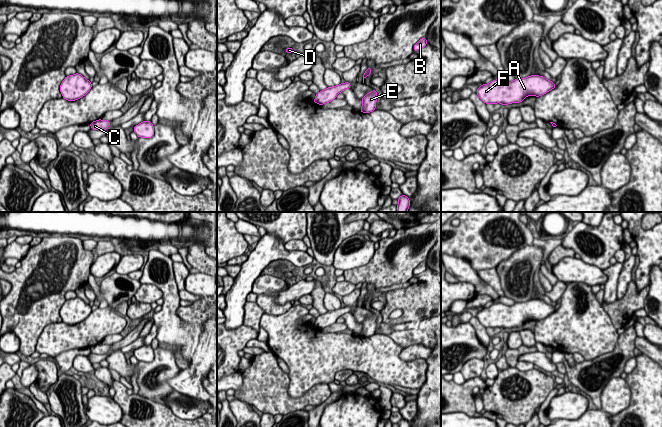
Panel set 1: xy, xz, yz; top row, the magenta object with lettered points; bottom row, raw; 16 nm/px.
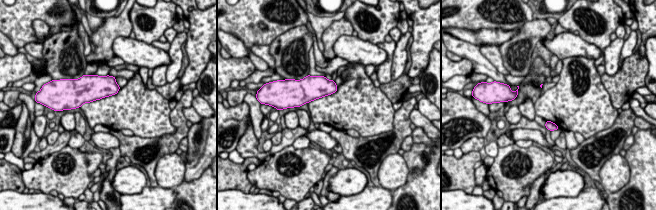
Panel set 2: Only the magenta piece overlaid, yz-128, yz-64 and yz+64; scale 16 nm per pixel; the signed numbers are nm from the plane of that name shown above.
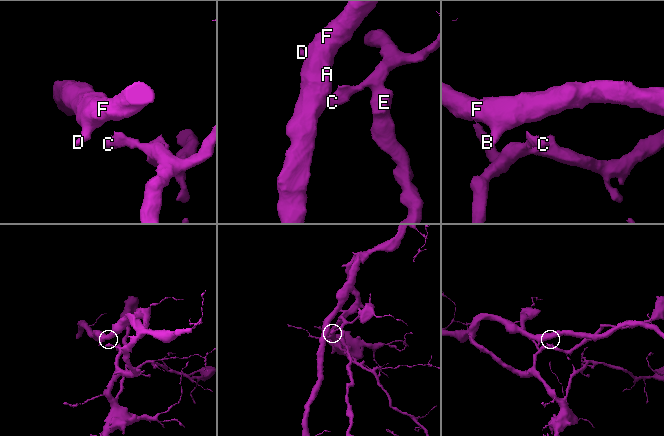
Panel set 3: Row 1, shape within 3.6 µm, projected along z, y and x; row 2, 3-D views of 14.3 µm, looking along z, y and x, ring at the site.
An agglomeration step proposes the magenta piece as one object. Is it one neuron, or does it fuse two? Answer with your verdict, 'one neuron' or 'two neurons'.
one neuron

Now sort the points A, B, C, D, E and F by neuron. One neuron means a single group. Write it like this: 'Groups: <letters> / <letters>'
Groups: A B C D E F

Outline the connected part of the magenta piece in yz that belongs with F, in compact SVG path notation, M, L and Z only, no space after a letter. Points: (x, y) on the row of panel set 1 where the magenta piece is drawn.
M530 75L527 78L516 78L512 82L496 79L478 87L476 94L486 104L500 103L504 106L522 102L527 96L542 96L554 89L554 82L544 76Z

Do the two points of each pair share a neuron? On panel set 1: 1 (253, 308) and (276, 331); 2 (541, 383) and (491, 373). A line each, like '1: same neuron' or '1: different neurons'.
1: different neurons
2: different neurons

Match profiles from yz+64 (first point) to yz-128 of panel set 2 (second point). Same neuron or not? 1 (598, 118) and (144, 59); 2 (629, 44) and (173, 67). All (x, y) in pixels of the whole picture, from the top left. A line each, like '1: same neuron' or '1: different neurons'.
1: different neurons
2: same neuron

